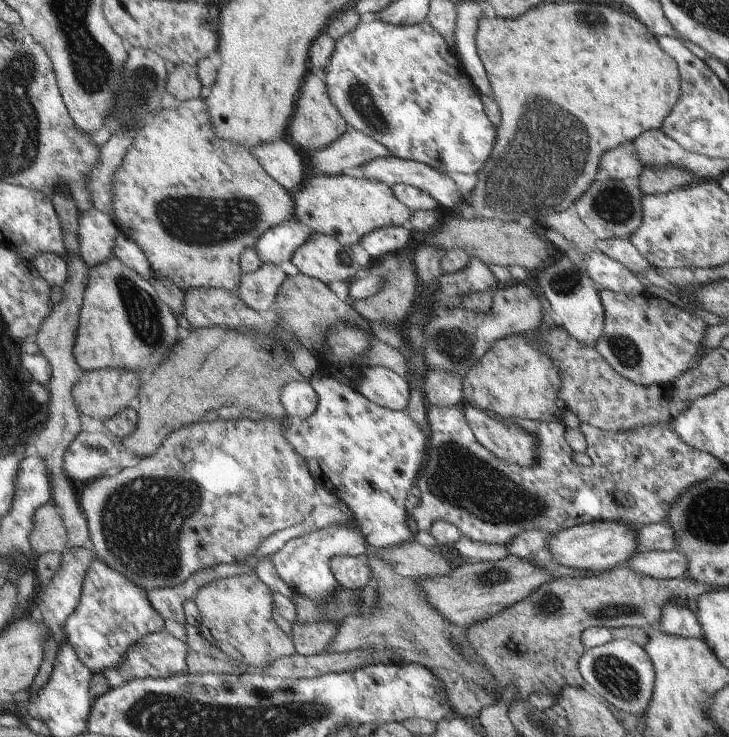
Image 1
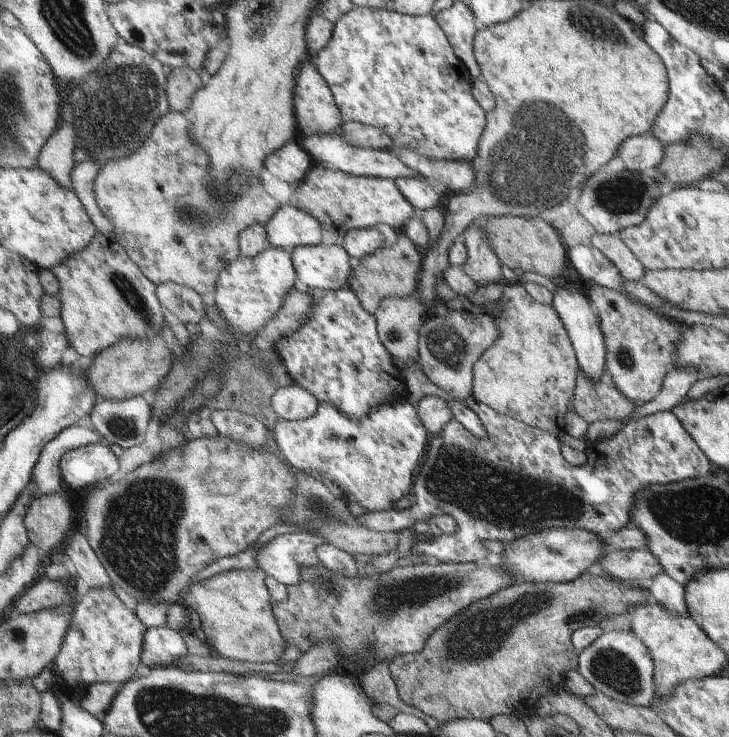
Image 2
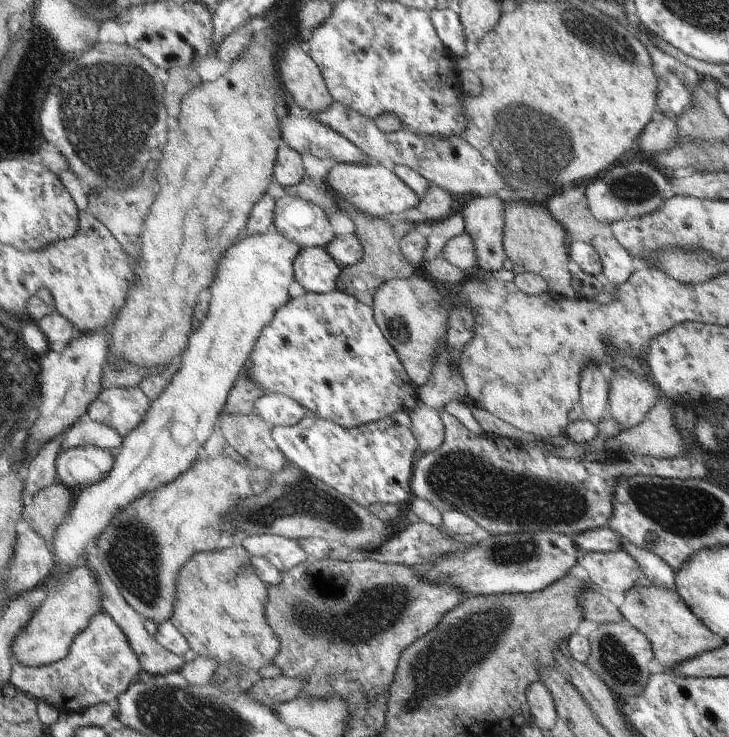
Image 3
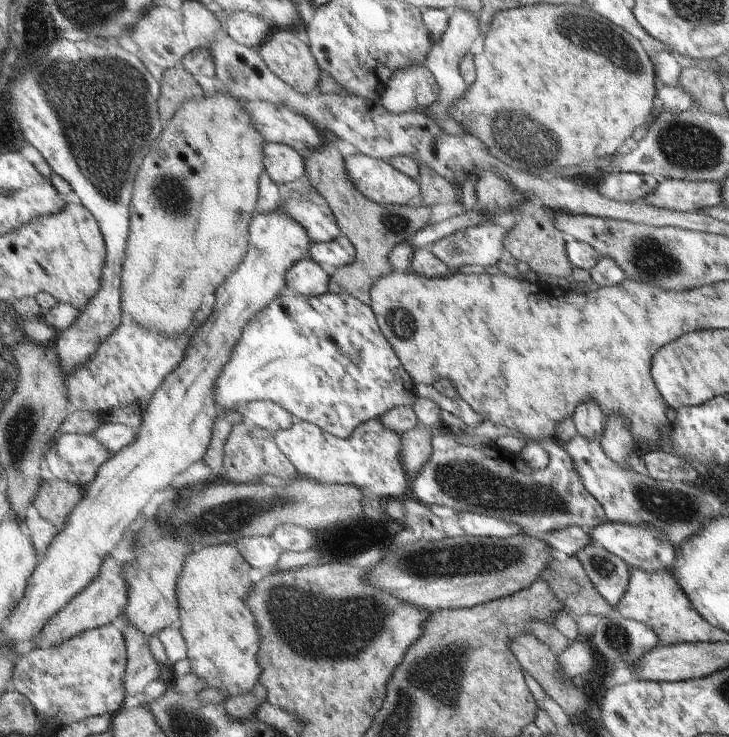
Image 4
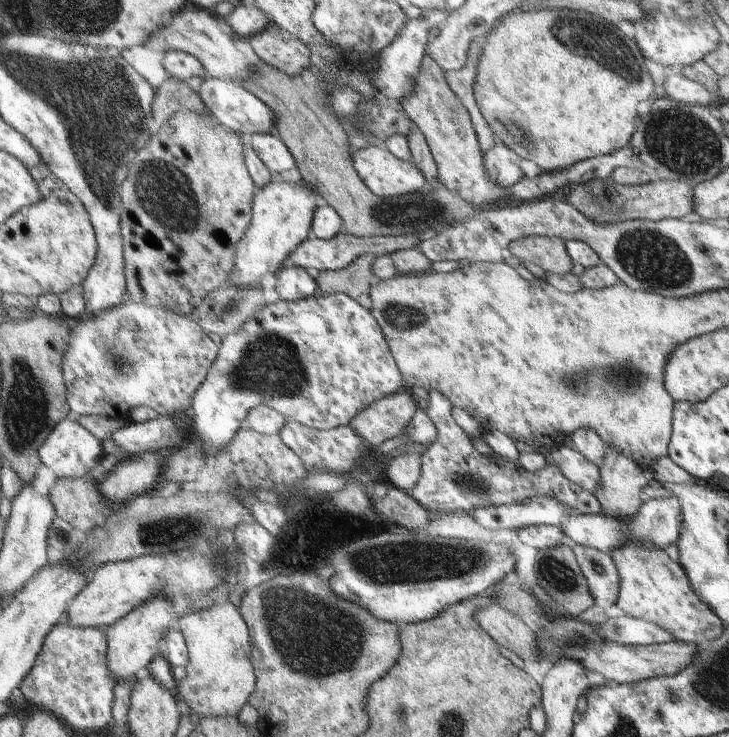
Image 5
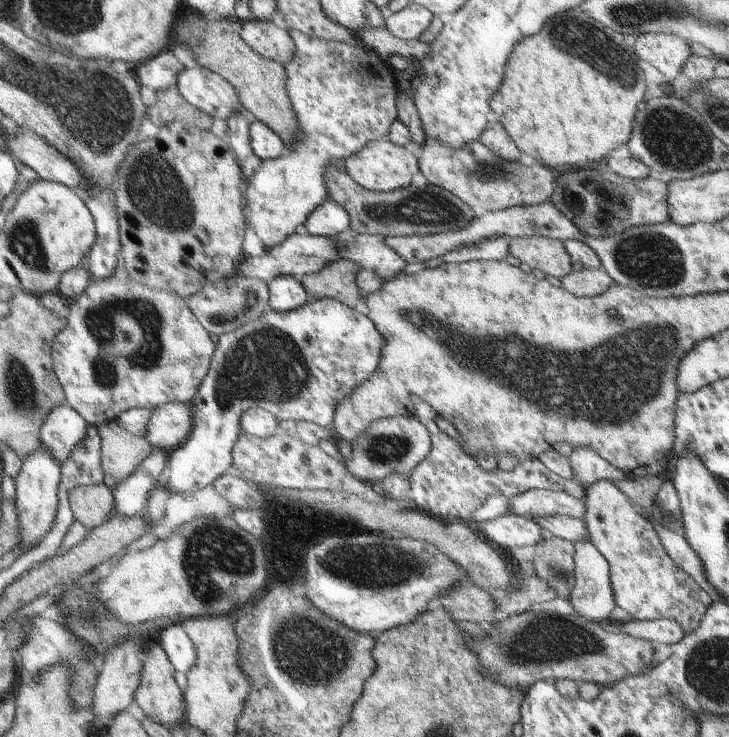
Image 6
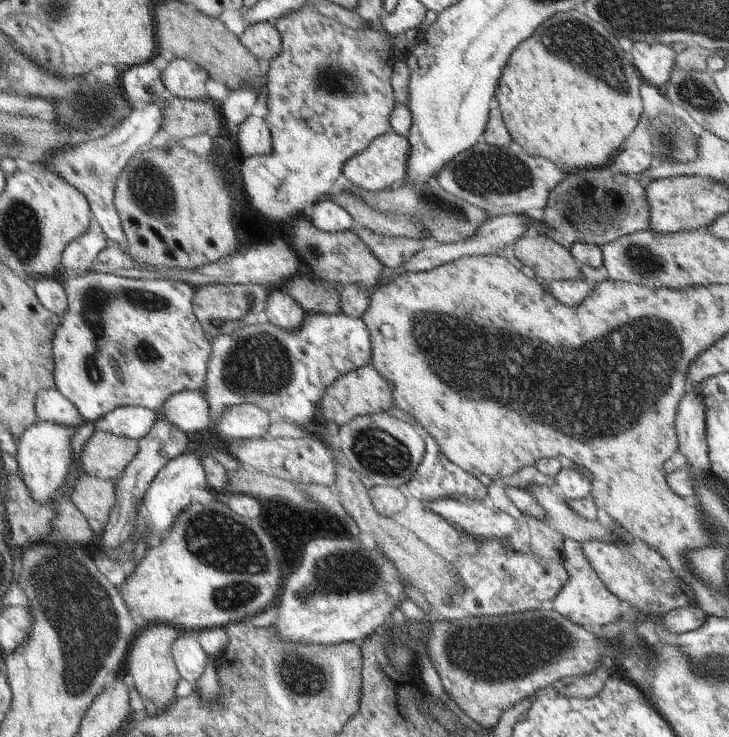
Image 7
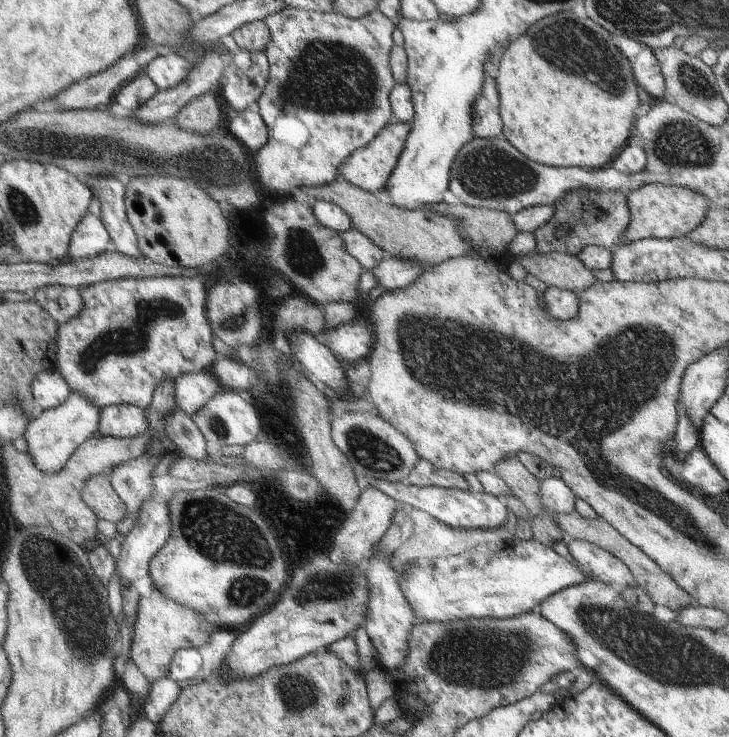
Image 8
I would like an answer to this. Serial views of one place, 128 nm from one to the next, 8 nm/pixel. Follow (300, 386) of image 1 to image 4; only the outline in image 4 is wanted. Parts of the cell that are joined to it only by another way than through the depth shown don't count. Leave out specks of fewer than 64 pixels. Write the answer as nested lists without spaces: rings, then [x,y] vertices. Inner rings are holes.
[[[257,400],[247,403],[242,407],[245,418],[249,418],[252,424],[274,433],[277,430],[289,428],[295,421],[294,417],[283,410],[281,405],[271,400]]]

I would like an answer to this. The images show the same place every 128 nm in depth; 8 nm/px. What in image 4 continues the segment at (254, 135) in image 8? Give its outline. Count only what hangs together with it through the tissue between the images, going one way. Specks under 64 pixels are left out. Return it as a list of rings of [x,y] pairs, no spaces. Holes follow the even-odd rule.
[[[265,141],[264,171],[275,184],[292,182],[305,174],[303,158],[290,146]]]

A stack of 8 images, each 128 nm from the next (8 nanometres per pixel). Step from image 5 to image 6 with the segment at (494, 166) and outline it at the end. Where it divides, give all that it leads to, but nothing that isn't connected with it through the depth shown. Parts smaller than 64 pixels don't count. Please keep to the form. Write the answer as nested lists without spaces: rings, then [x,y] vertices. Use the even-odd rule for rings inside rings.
[[[497,121],[487,122],[483,132],[479,134],[477,142],[486,149],[491,150],[499,160],[505,160],[505,162],[521,160],[522,154]]]

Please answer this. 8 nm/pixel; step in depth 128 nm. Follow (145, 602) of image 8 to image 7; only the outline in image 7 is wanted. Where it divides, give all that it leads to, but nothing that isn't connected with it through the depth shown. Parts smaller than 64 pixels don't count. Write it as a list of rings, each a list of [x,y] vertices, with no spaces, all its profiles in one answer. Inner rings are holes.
[[[147,624],[130,644],[125,673],[133,680],[133,684],[142,700],[147,699],[156,705],[157,712],[163,712],[175,699],[174,688],[180,679],[177,673],[172,648],[174,641],[181,636],[181,630],[169,624]]]

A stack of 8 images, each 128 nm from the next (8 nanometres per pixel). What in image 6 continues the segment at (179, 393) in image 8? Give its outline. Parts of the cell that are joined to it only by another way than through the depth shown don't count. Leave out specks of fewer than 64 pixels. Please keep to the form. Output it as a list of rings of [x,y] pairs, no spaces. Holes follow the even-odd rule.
[[[171,402],[161,404],[150,412],[151,416],[143,434],[147,444],[152,448],[161,448],[166,453],[183,444],[192,427],[189,405]]]

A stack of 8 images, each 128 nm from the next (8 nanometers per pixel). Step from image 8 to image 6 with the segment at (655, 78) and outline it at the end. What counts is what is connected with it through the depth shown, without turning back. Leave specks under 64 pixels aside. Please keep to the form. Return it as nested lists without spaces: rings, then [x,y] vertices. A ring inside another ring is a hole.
[[[645,32],[636,36],[631,51],[659,70],[665,80],[672,81],[681,72],[685,61],[691,58],[688,46],[691,40],[665,32]]]

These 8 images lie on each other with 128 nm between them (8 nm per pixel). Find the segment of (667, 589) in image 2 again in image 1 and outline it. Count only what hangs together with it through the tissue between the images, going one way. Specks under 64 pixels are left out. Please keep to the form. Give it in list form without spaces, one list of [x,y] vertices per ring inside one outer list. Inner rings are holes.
[[[665,604],[661,608],[661,620],[656,629],[669,636],[677,638],[702,639],[702,632],[697,622],[696,615],[685,604]]]

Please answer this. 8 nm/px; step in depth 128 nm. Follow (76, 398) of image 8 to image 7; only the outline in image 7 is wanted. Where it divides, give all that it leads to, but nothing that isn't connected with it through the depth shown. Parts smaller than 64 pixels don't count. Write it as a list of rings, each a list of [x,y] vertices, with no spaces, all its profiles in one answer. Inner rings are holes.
[[[47,421],[34,423],[18,440],[17,460],[24,482],[37,501],[54,501],[67,480],[73,456],[75,425],[63,425]]]

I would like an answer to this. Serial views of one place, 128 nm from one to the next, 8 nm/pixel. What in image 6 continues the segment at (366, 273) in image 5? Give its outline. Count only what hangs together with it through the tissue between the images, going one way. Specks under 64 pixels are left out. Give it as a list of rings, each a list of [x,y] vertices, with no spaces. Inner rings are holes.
[[[347,258],[329,262],[319,272],[301,278],[301,286],[305,288],[307,300],[333,299],[339,300],[347,308],[364,312],[366,295],[360,294],[356,288],[359,266]]]

